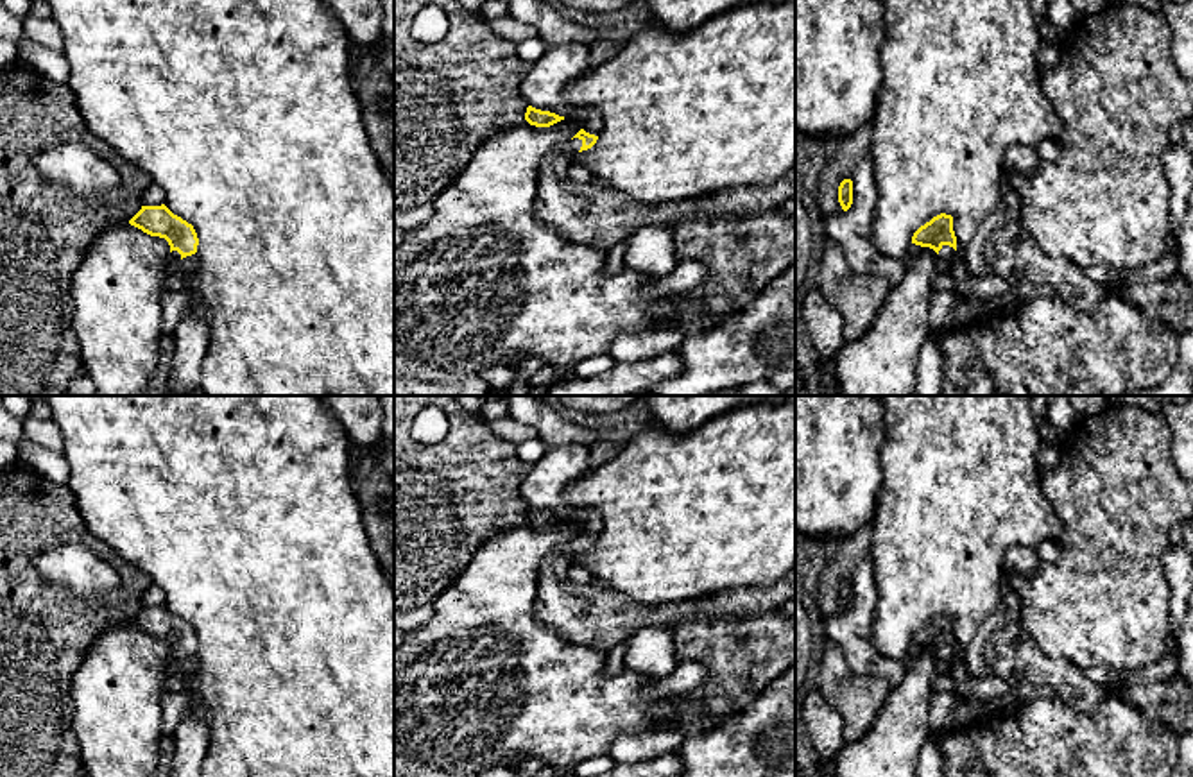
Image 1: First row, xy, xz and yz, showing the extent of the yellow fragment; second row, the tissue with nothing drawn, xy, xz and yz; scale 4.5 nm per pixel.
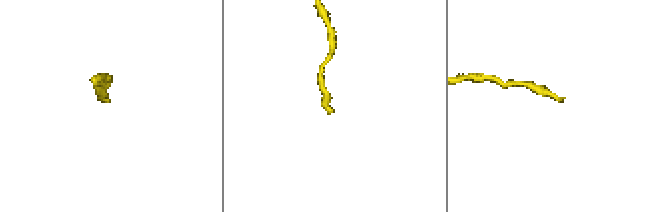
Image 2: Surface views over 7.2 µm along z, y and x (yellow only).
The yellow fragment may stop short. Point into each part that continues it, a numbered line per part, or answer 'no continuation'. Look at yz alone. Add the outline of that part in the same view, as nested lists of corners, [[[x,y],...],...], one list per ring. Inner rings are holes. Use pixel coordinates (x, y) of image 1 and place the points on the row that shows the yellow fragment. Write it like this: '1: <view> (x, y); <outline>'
1: yz (946, 255); [[[942,245],[942,249],[937,254],[939,261],[942,261],[942,263],[953,261],[955,256],[957,256],[957,251],[949,245]]]

